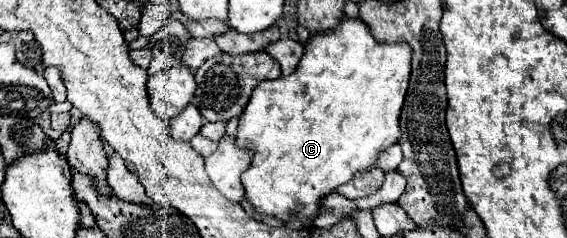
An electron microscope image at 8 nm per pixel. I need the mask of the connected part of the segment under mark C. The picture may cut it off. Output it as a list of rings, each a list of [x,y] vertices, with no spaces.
[[[342,19],[340,27],[318,33],[304,45],[304,57],[292,75],[262,81],[252,91],[236,133],[236,145],[252,151],[252,163],[242,173],[242,185],[254,211],[280,221],[314,219],[326,195],[352,181],[356,173],[376,167],[376,157],[400,139],[398,119],[408,89],[410,59],[412,49],[408,45],[378,45],[360,19]]]

